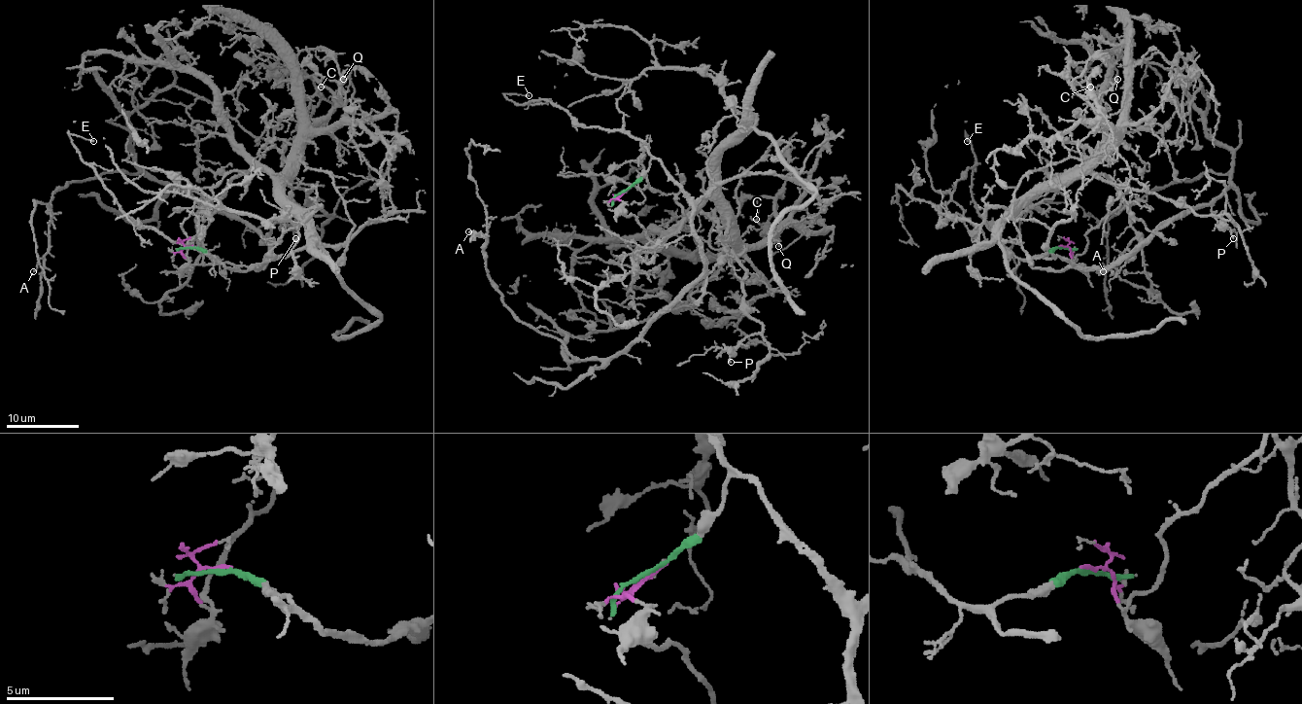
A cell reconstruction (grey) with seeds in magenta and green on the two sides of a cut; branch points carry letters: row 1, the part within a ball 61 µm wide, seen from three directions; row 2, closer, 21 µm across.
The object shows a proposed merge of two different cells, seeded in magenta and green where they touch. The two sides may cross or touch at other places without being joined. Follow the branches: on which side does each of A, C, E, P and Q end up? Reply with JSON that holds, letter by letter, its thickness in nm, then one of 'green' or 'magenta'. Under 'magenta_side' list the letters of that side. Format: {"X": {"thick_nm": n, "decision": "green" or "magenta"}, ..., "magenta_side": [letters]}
{"A": {"thick_nm": 80, "decision": "green"}, "C": {"thick_nm": 110, "decision": "magenta"}, "E": {"thick_nm": 90, "decision": "green"}, "P": {"thick_nm": 110, "decision": "magenta"}, "Q": {"thick_nm": 140, "decision": "magenta"}, "magenta_side": ["C", "P", "Q"]}

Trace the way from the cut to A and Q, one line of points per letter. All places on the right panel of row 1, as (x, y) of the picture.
A: (1061, 246), (1031, 264), (1109, 268), (1209, 204), (1231, 175), (1205, 171), (1123, 204), (1107, 221), (1104, 271)
Q: (1061, 246), (1083, 252), (1121, 198), (1083, 152), (1094, 157), (1116, 133), (1092, 106), (1118, 79)

